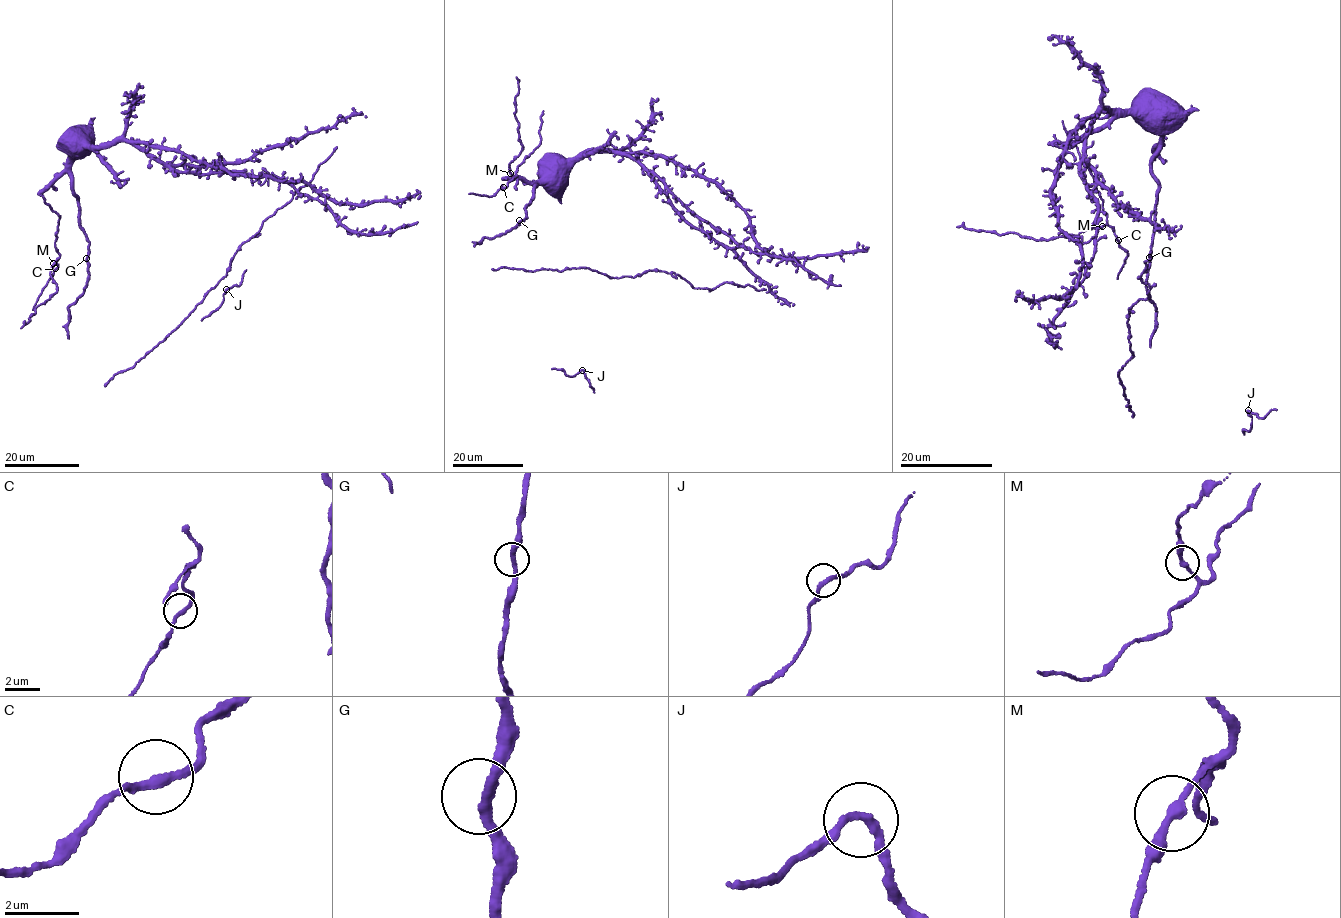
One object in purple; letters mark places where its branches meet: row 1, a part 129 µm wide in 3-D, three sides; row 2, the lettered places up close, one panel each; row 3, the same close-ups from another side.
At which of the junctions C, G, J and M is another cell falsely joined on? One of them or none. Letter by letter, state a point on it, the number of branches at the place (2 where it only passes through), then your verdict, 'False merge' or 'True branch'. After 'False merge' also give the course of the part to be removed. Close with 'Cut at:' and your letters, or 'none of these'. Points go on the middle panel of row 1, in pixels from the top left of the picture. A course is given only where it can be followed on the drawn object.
C: Place: (503, 187). Branches: 2. True branch
G: Place: (519, 220). Branches: 2. True branch
J: Place: (582, 370). Branches: 2. True branch
M: Place: (510, 173). Branches: 2. True branch
Cut at: none of these

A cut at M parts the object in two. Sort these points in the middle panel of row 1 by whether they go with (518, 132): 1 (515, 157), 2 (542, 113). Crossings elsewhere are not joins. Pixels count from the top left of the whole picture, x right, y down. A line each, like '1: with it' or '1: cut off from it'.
1: with it
2: cut off from it

